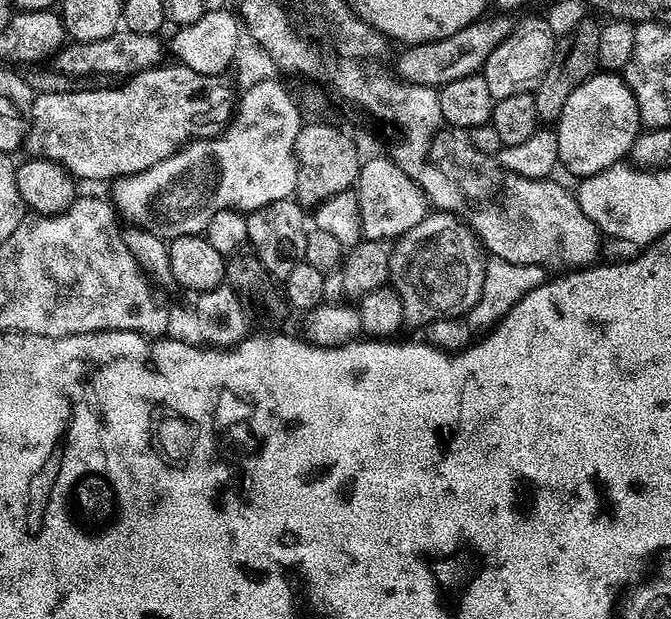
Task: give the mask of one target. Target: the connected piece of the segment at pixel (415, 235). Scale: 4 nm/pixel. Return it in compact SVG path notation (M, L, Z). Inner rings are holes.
M439 210L425 216L422 222L418 222L418 226L414 226L414 230L399 237L392 245L390 284L402 298L405 321L412 323L413 320L417 326L423 326L438 318L467 317L474 302L478 302L478 294L482 292L485 263L482 245L464 221Z

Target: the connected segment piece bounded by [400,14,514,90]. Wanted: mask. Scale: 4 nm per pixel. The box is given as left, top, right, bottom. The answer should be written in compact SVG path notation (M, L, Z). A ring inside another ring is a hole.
M508 14L496 16L494 20L475 20L470 26L458 30L458 34L450 34L450 38L407 47L403 51L405 54L402 58L402 70L400 69L401 77L412 84L439 90L443 84L454 82L457 78L477 75L483 69L486 58L494 52L494 46L498 46L498 42L505 40L512 32L513 17Z

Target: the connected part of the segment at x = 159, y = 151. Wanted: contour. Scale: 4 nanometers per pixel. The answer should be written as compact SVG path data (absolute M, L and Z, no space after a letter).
M172 62L169 68L157 66L127 77L111 88L39 93L30 104L30 127L27 143L33 144L35 155L57 160L77 181L105 180L111 182L122 176L133 176L150 166L158 166L195 140L211 140L224 131L230 119L228 88L220 76L198 74L185 64Z

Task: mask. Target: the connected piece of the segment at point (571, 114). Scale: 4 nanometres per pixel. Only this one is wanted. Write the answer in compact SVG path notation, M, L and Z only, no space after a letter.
M597 71L595 76L586 78L582 86L566 98L566 106L562 106L560 119L555 121L554 130L558 134L558 154L560 164L568 167L576 178L593 176L610 166L621 163L631 153L634 142L642 131L638 102L623 75L615 71Z

